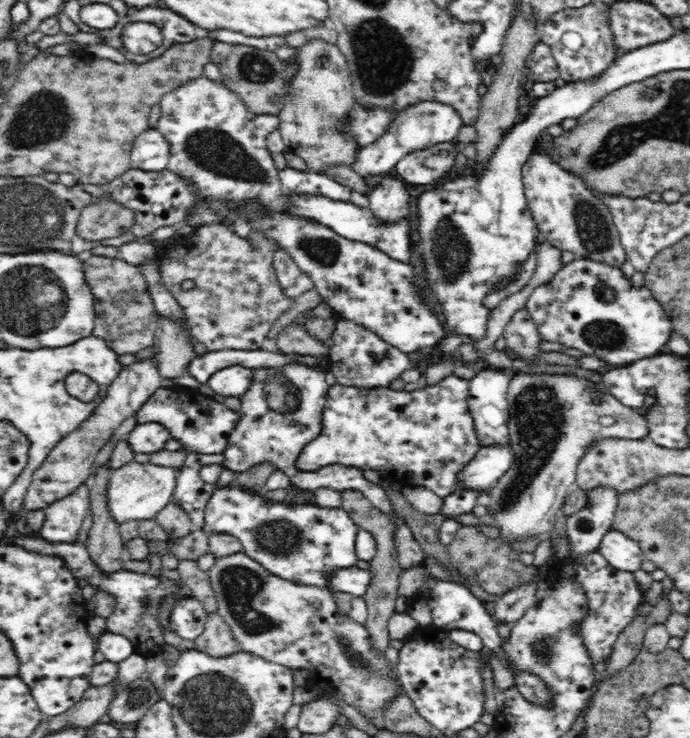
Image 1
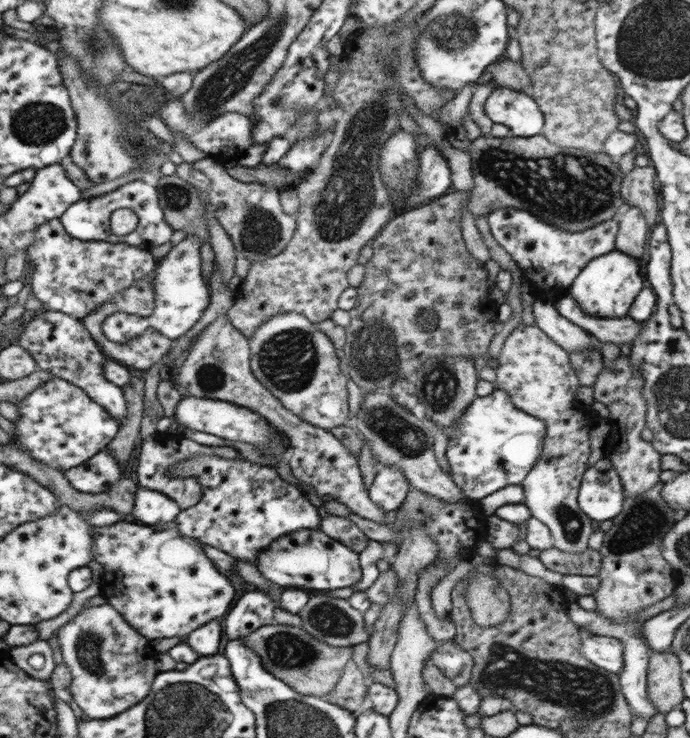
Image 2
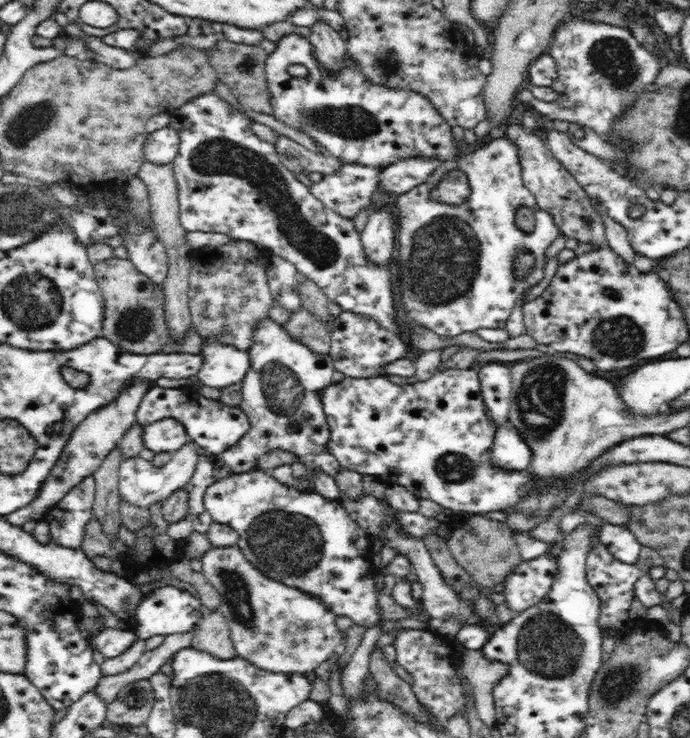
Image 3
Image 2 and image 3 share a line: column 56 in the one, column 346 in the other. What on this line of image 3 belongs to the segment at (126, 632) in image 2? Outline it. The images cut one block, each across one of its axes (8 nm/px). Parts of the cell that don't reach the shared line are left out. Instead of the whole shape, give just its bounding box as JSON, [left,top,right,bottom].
[201,546,347,674]

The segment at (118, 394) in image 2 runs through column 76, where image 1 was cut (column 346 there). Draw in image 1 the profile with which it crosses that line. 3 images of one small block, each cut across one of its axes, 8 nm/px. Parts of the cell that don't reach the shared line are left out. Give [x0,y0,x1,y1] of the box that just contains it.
[329,316,414,388]

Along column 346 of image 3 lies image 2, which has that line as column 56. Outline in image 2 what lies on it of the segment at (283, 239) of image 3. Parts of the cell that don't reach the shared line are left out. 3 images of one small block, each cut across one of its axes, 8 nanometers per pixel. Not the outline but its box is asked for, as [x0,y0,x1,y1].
[27,219,158,321]

